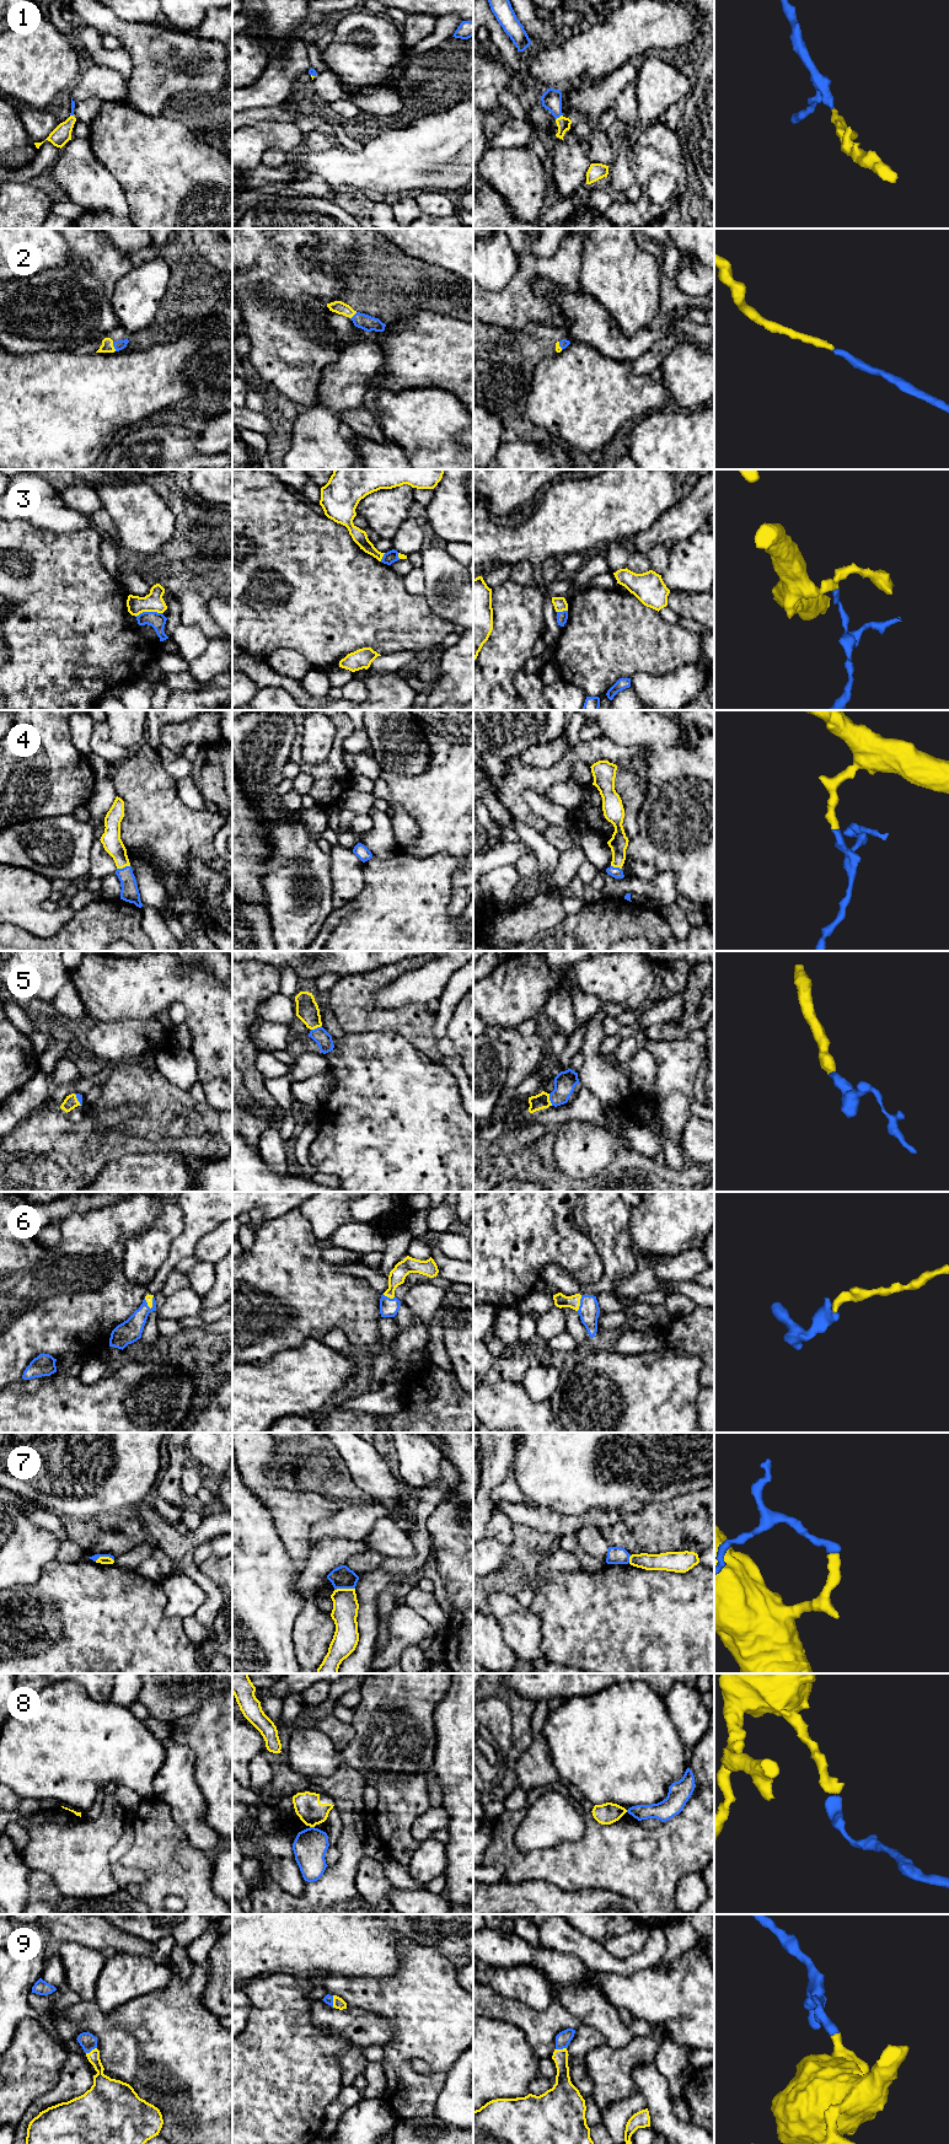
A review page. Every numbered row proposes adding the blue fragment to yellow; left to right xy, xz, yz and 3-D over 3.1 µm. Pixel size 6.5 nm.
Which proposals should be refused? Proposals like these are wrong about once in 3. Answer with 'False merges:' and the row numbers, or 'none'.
False merges: 3, 7, 8

